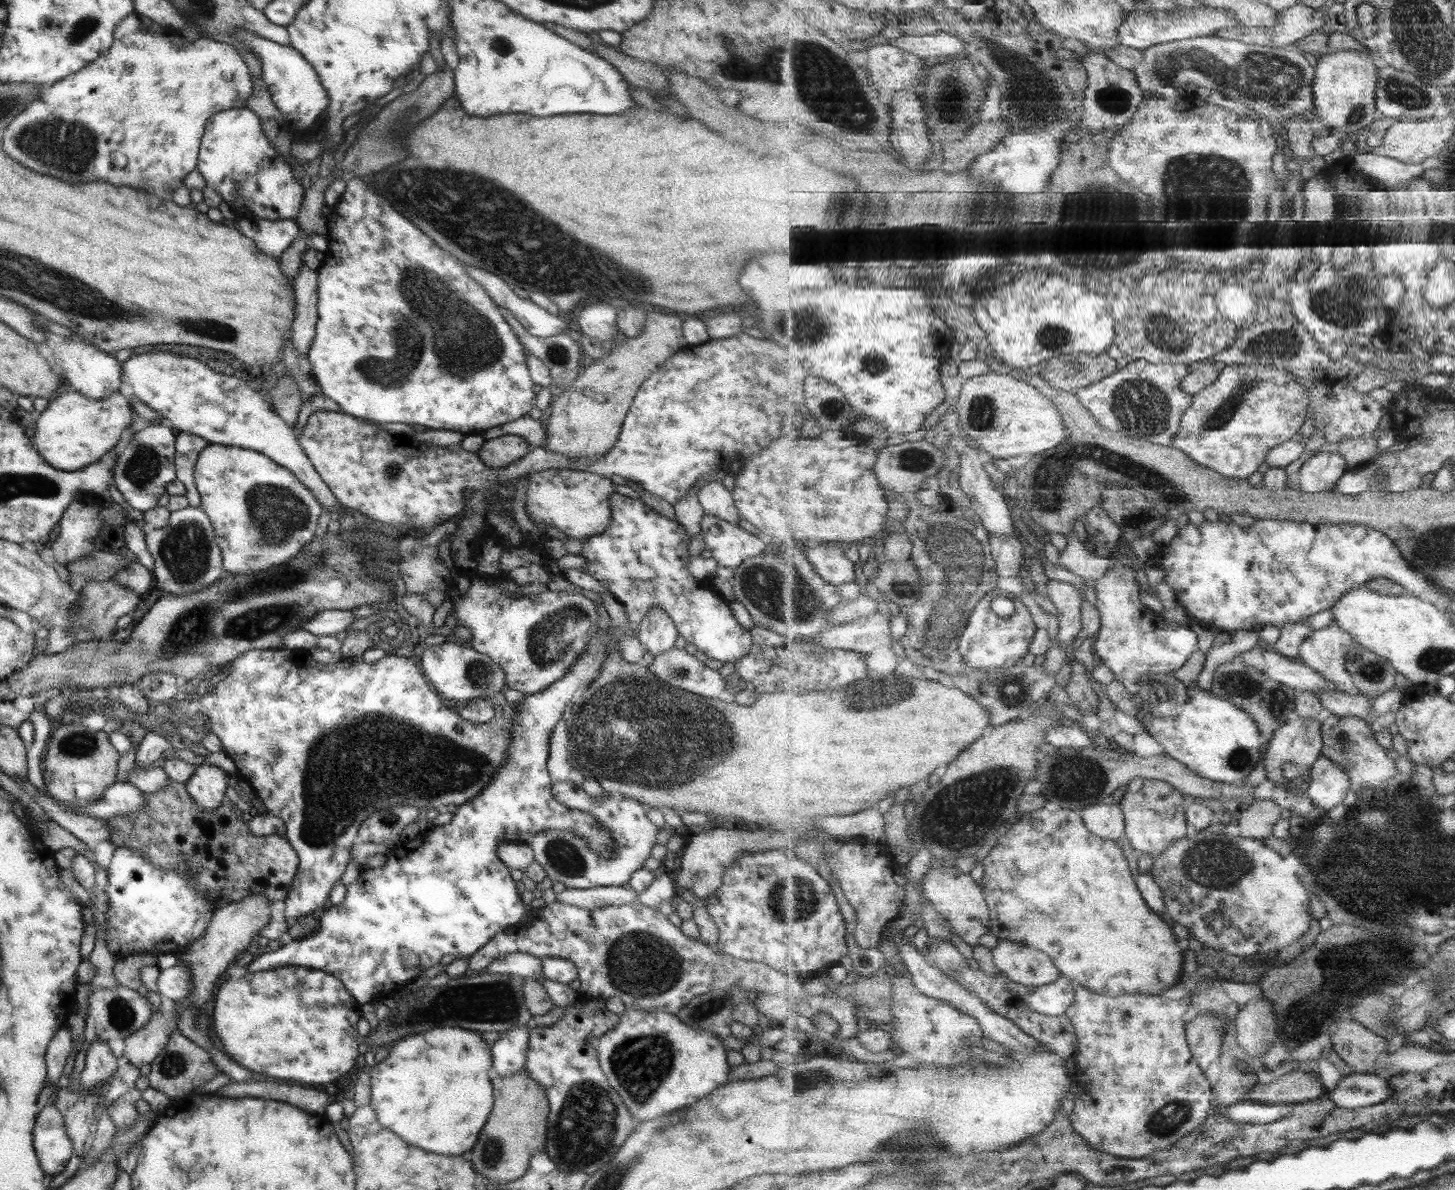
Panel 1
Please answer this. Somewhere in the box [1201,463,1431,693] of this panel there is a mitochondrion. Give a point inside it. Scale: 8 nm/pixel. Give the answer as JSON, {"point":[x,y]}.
{"point":[1371,671]}

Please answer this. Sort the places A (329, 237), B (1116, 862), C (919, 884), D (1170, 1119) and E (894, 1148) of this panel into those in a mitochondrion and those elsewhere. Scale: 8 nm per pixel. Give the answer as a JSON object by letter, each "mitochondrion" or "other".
{"A":"other","B":"other","C":"other","D":"mitochondrion","E":"other"}

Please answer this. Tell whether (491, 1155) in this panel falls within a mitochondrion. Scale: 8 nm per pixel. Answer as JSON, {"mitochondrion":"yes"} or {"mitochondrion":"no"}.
{"mitochondrion":"yes"}

